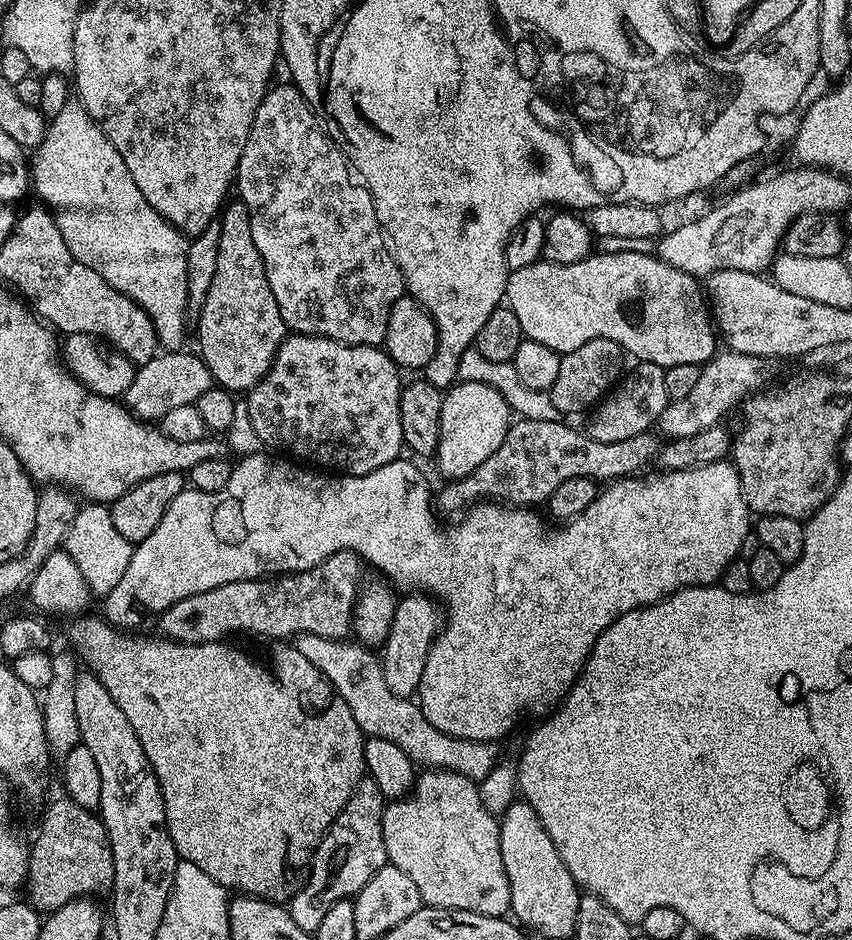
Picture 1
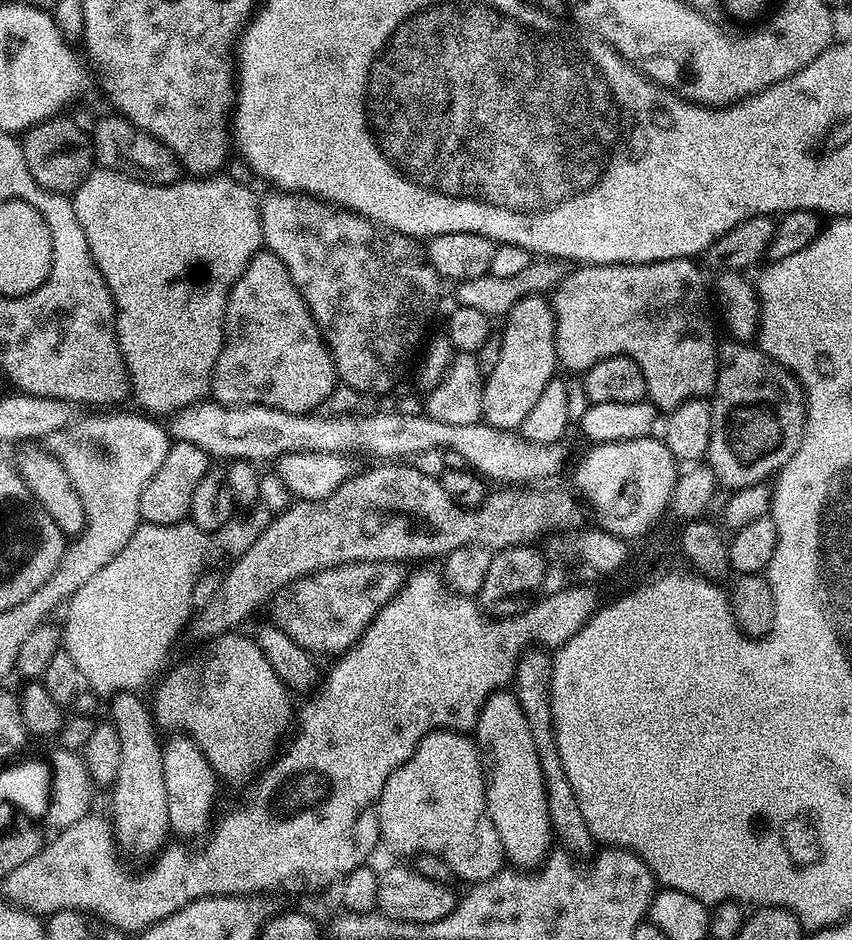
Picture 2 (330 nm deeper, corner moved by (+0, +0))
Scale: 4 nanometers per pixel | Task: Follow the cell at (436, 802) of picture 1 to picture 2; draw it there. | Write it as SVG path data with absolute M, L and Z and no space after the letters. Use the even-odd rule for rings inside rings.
M433 730L427 732L420 739L420 745L414 750L414 754L408 759L405 764L399 764L390 774L390 778L386 778L386 786L382 786L382 794L380 795L380 839L386 845L389 844L394 851L400 856L415 857L419 853L429 852L432 855L437 855L450 866L453 877L468 880L467 882L479 882L488 880L494 874L498 874L501 868L505 867L506 857L504 855L504 847L500 845L498 838L498 830L494 830L494 822L490 822L490 814L486 806L486 768L482 763L482 753L473 737L459 730Z

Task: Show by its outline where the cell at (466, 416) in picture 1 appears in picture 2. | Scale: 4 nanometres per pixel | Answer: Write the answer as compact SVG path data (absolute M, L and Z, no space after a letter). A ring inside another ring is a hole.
M543 295L527 296L511 308L503 324L498 362L484 382L482 420L495 428L516 430L546 390L546 382L557 375L556 319L551 303Z

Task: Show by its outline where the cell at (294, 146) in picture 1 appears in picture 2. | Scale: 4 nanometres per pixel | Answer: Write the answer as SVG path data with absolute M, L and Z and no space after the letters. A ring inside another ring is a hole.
M279 190L269 193L268 197L260 200L263 247L282 258L282 266L290 270L294 286L298 286L318 330L328 344L332 361L336 363L339 383L349 384L356 392L391 393L396 379L411 362L412 355L413 360L417 355L425 339L424 331L440 300L442 281L434 266L430 266L421 241L414 236L403 236L392 228L383 228L356 212L337 208L335 204L318 200L315 196Z

